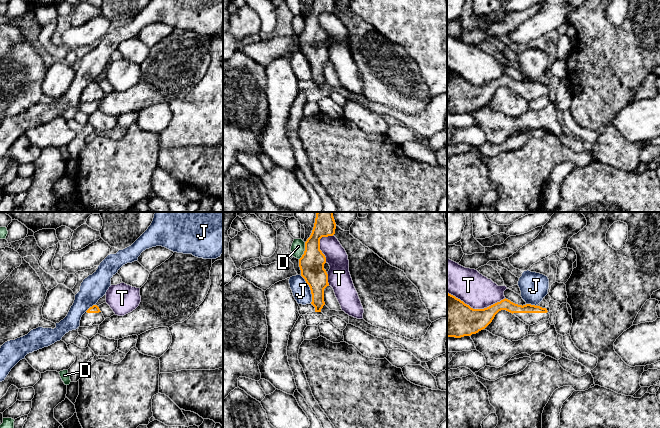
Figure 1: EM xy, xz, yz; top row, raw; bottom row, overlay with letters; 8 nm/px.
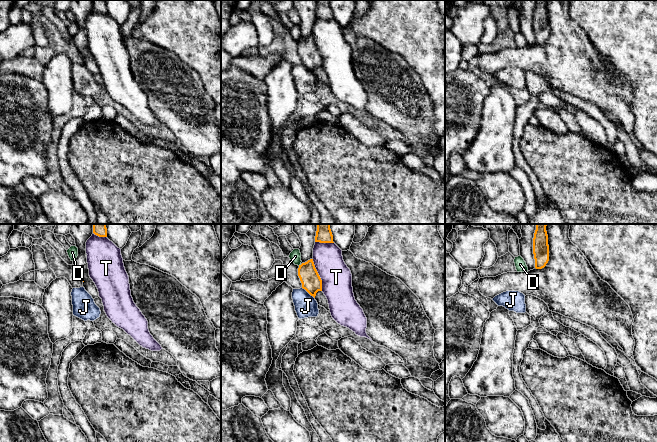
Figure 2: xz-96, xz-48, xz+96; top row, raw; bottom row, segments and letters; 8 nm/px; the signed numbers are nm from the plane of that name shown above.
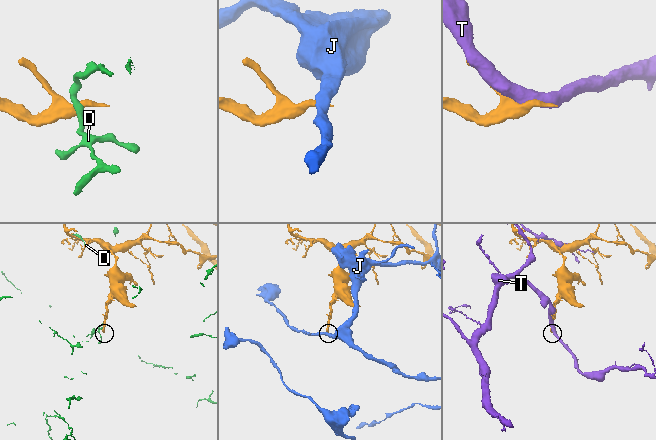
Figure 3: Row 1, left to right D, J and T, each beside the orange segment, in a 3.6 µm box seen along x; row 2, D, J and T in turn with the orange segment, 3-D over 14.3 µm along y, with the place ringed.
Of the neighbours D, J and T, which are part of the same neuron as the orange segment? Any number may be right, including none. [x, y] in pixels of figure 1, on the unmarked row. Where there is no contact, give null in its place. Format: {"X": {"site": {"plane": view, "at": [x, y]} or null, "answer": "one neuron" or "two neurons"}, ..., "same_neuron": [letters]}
{"D": {"site": {"plane": "xz", "at": [304, 27]}, "answer": "two neurons"}, "J": {"site": {"plane": "xz", "at": [310, 65]}, "answer": "two neurons"}, "T": {"site": {"plane": "yz", "at": [476, 85]}, "answer": "two neurons"}, "same_neuron": []}

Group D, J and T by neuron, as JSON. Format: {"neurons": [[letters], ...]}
{"neurons": [["D"], ["J"], ["T"]]}

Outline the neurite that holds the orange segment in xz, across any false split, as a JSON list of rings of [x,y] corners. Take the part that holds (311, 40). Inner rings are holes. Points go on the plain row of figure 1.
[[[314,0],[310,13],[305,18],[305,27],[299,35],[301,52],[309,61],[315,88],[321,88],[325,81],[324,65],[329,62],[328,50],[324,45],[326,33],[320,26],[320,15],[333,12],[336,0]]]

